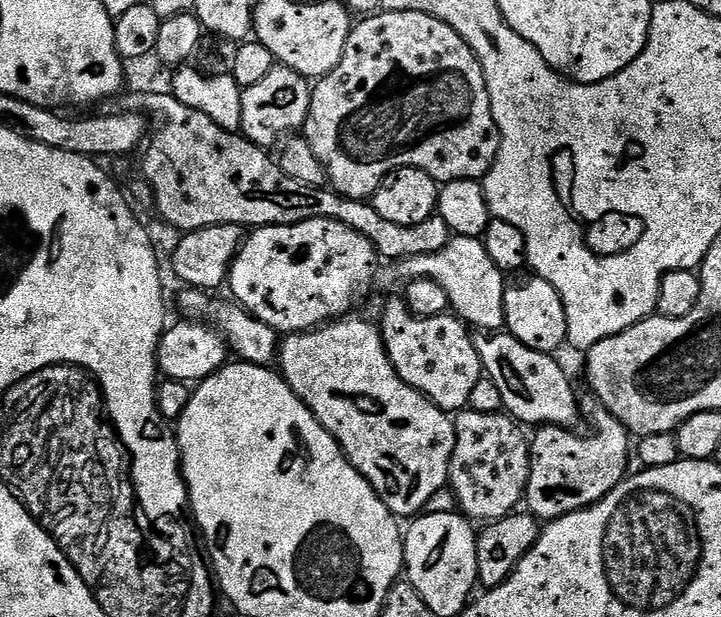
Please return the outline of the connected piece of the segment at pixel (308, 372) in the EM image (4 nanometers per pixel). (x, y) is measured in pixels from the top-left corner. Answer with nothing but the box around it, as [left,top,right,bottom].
[278,318,456,518]

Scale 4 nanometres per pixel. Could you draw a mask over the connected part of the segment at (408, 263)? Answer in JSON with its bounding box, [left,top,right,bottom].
[403,236,506,330]

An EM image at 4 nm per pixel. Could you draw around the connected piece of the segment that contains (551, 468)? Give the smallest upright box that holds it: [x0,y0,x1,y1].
[526,406,630,522]

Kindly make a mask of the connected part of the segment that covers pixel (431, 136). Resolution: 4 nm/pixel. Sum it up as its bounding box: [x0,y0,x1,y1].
[302,10,500,201]

